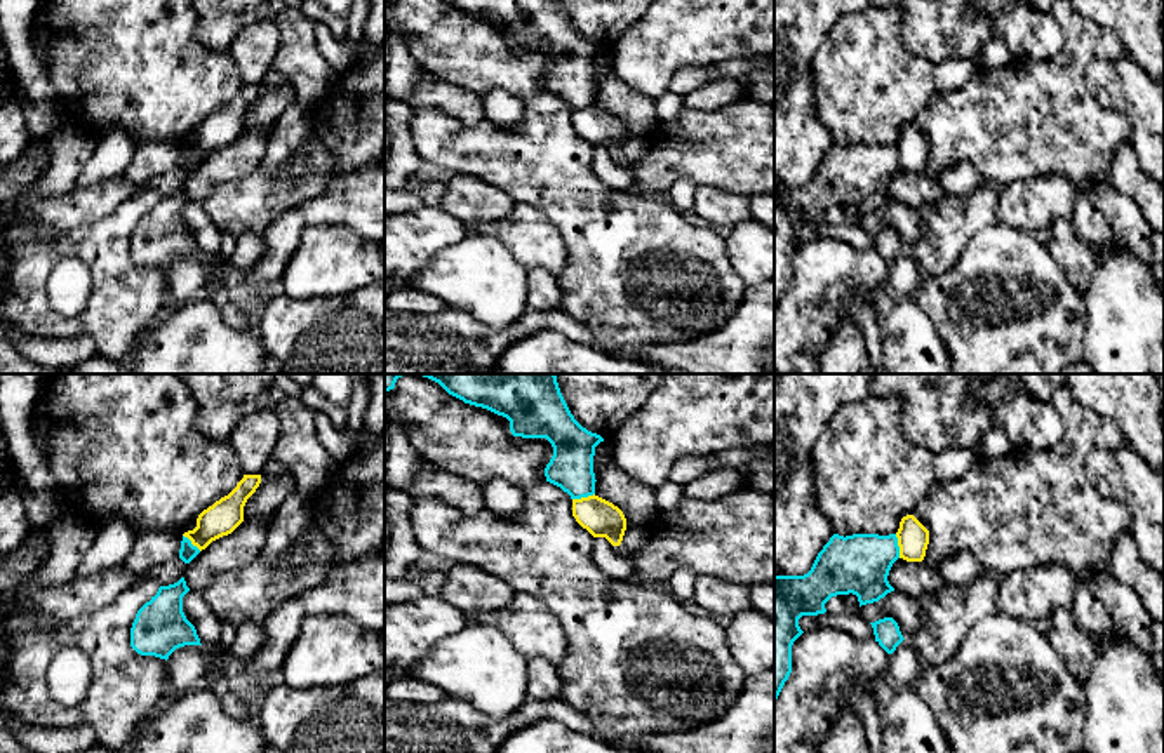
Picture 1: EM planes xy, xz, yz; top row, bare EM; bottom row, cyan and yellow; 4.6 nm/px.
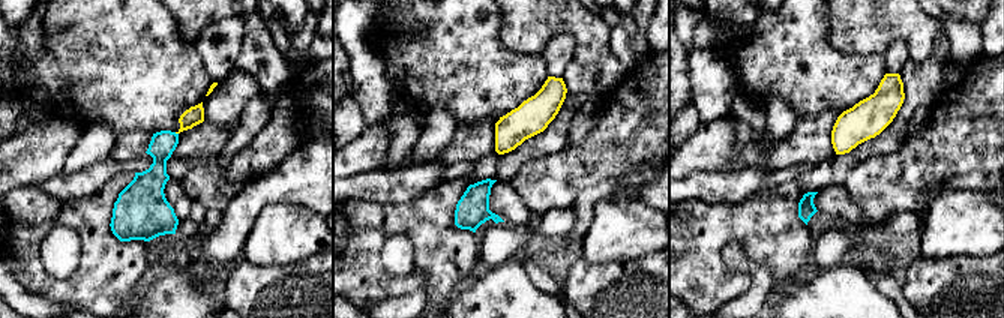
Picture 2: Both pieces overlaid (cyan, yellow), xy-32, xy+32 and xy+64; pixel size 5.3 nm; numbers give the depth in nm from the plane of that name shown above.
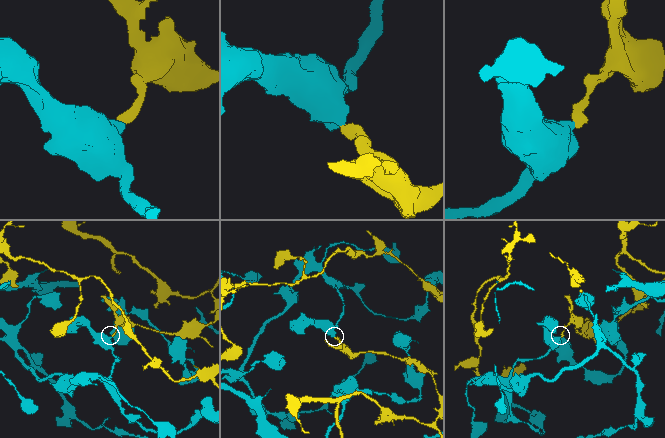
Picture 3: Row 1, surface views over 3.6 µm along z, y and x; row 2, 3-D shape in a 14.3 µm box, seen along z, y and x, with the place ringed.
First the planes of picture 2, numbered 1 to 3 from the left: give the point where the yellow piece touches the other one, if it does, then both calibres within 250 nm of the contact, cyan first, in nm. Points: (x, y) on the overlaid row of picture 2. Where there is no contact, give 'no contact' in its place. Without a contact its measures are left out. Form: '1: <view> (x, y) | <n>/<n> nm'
1: xy-32 (174, 132) | 140/100 nm
2: no contact
3: no contact

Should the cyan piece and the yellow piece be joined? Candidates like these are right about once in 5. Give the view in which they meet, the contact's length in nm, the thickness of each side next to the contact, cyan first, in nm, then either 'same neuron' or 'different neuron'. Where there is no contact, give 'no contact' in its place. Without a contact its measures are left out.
yz | 110 nm | 280/140 nm | different neuron

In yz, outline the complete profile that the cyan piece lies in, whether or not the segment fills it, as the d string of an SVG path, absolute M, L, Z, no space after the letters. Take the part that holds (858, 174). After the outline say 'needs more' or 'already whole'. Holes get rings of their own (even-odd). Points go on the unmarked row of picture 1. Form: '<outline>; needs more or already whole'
M833 144L818 163L811 181L804 186L774 186L774 313L792 283L792 256L804 243L799 237L802 226L825 224L825 214L837 205L856 205L860 217L879 212L894 202L887 186L900 169L896 144Z; already whole

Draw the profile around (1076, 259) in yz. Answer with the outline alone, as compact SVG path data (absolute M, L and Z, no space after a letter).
M1054 219L1044 240L1068 282L1084 296L1094 275L1096 257L1077 237L1072 221Z

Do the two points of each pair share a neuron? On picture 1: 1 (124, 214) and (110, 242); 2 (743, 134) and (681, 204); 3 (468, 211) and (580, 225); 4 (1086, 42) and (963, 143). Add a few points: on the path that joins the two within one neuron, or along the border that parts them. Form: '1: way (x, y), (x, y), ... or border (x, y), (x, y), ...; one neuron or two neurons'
1: way (122, 221), (112, 235); one neuron
2: border (696, 183), (679, 179), (667, 192); two neurons
3: border (479, 179), (500, 186), (515, 202); two neurons
4: way (1063, 75), (1015, 122), (996, 122); one neuron

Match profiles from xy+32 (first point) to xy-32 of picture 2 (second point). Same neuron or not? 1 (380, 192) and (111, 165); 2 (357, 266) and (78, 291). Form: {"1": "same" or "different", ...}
{"1": "same", "2": "same"}

